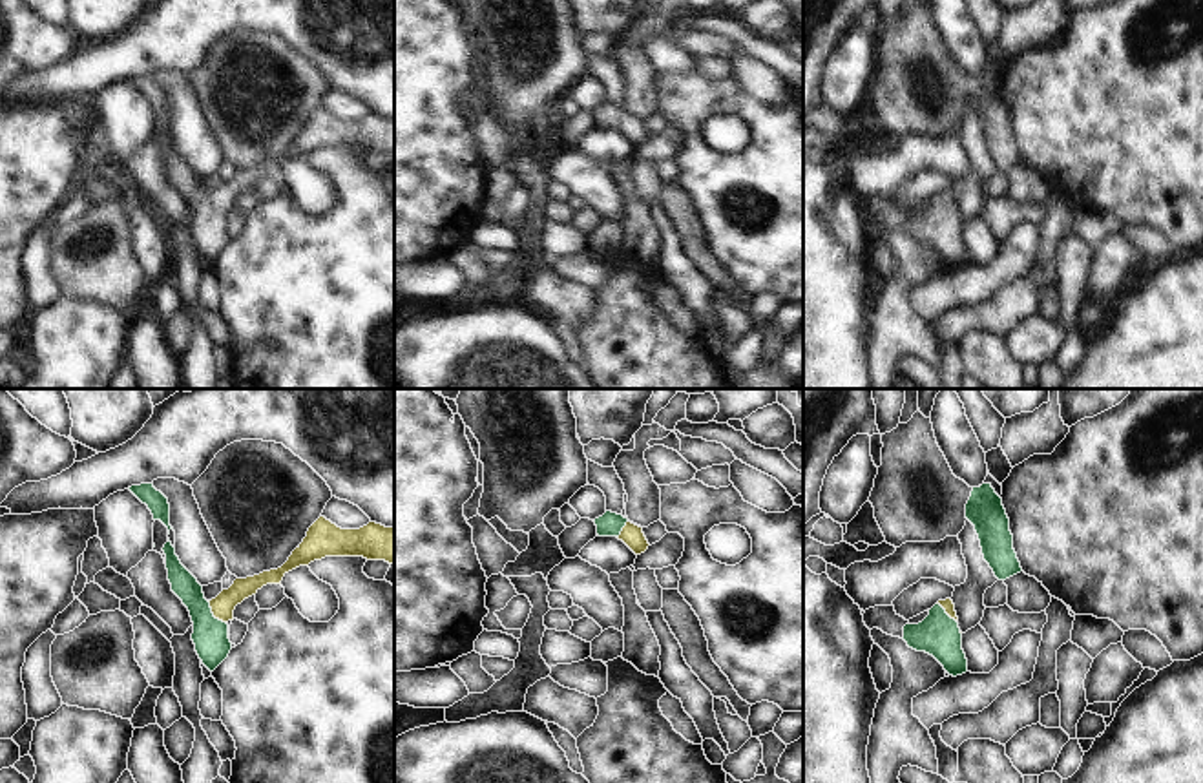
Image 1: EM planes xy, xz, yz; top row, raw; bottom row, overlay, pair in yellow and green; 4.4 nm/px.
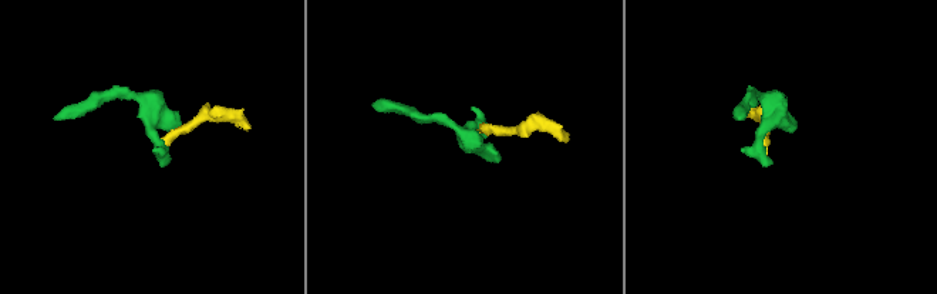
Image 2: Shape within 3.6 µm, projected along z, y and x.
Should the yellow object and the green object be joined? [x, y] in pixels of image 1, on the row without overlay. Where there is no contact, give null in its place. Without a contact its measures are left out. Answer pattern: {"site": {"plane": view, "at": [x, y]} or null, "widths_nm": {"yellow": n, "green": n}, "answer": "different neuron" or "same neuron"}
{"site": {"plane": "xy", "at": [212, 203]}, "widths_nm": {"yellow": 100, "green": 160}, "answer": "same neuron"}

